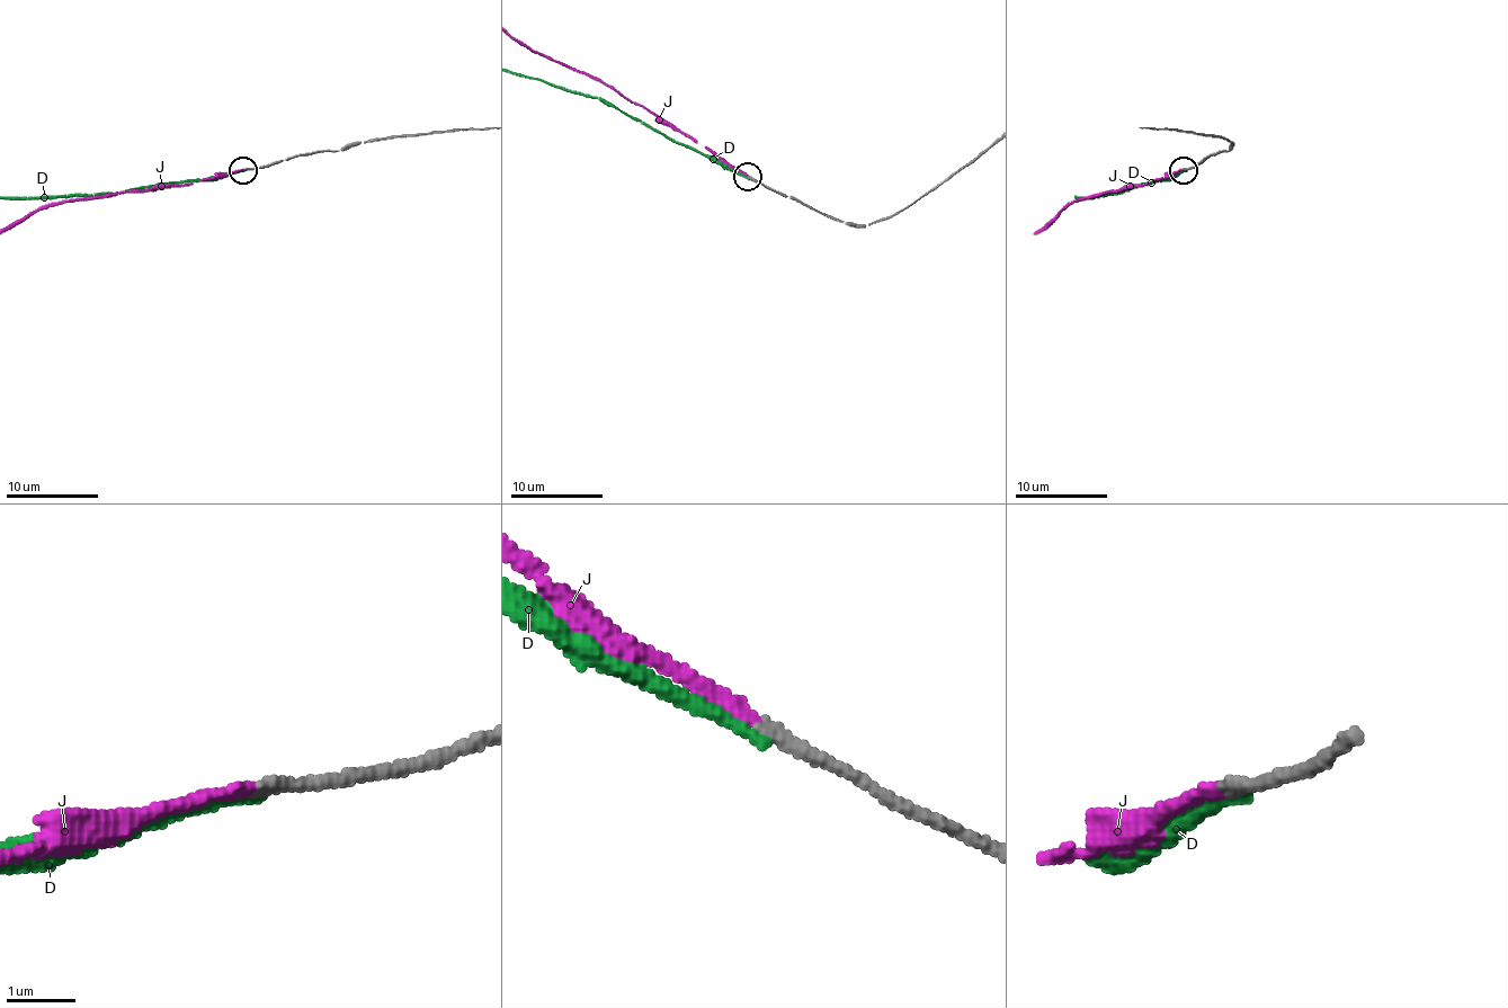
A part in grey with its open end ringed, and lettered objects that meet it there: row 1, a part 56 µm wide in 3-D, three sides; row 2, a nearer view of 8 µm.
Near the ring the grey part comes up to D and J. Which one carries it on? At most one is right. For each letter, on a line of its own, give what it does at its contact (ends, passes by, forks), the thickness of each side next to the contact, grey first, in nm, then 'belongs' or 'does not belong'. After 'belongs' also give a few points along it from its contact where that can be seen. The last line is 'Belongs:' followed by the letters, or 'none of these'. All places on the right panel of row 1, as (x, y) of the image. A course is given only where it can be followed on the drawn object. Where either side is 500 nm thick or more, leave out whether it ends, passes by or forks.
D: it ends; calibres 200 and 170 nm; does not belong
J: it ends; calibres 200 and 190 nm; belongs
Belongs: J

